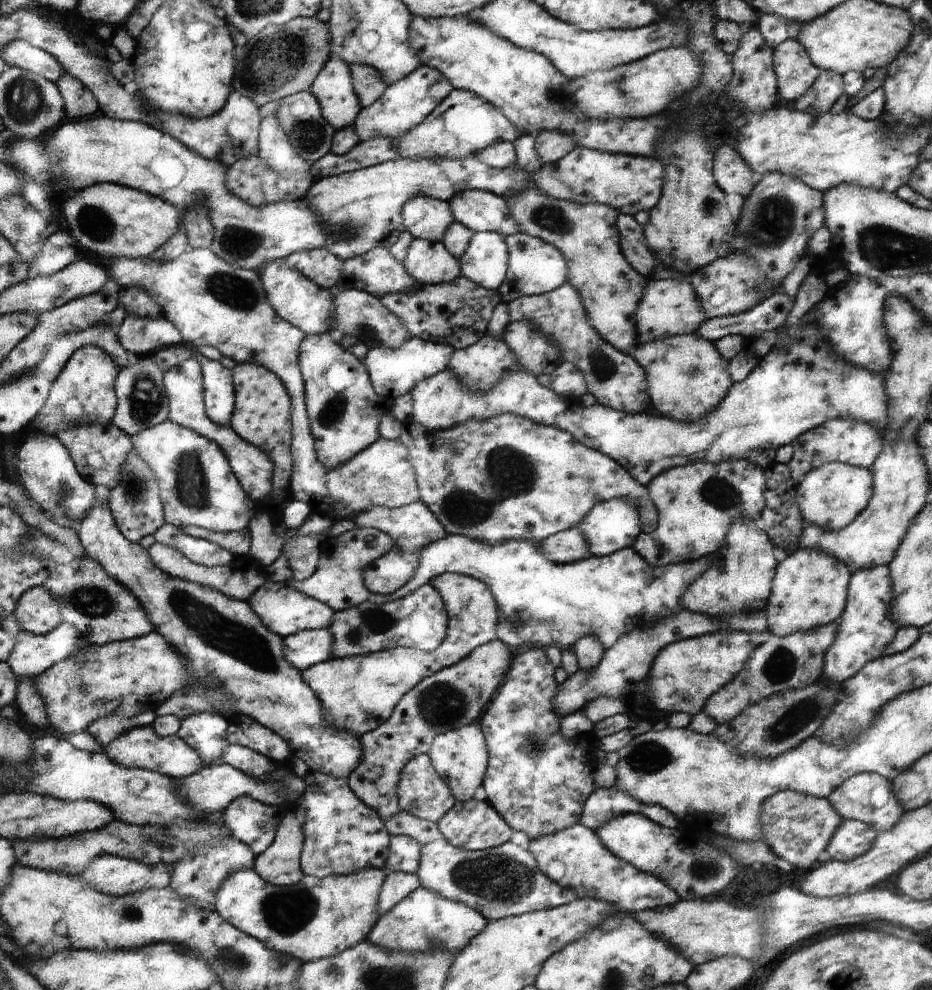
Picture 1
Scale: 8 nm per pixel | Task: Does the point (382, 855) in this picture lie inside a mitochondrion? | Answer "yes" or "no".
no

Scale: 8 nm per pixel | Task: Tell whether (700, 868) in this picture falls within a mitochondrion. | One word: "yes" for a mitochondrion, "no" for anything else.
yes

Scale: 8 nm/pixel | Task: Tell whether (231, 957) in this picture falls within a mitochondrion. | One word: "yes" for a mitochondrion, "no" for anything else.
yes

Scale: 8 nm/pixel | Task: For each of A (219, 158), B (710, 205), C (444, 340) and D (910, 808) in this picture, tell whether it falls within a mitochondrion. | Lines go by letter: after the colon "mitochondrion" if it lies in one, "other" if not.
A: other
B: mitochondrion
C: other
D: other

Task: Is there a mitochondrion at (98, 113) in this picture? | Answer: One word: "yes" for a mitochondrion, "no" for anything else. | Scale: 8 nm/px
no

